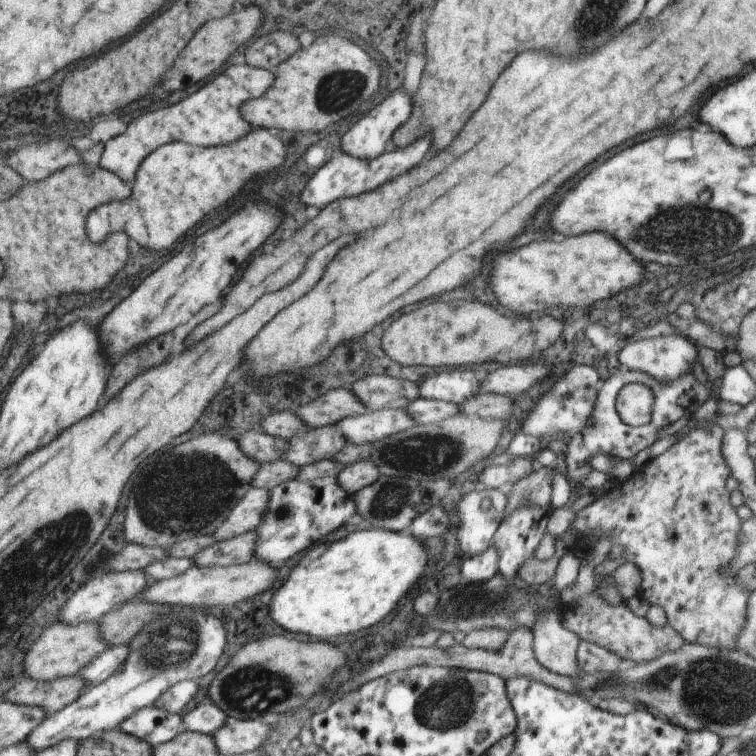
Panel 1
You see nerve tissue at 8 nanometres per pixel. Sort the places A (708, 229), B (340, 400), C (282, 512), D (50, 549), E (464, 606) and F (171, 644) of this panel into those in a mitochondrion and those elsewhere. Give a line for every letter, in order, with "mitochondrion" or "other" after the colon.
A: mitochondrion
B: other
C: mitochondrion
D: mitochondrion
E: mitochondrion
F: mitochondrion

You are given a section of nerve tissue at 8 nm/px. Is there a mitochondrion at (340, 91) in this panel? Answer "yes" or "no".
yes

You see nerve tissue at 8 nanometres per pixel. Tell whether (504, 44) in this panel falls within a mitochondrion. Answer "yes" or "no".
no

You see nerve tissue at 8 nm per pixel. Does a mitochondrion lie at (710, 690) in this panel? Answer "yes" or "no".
yes

